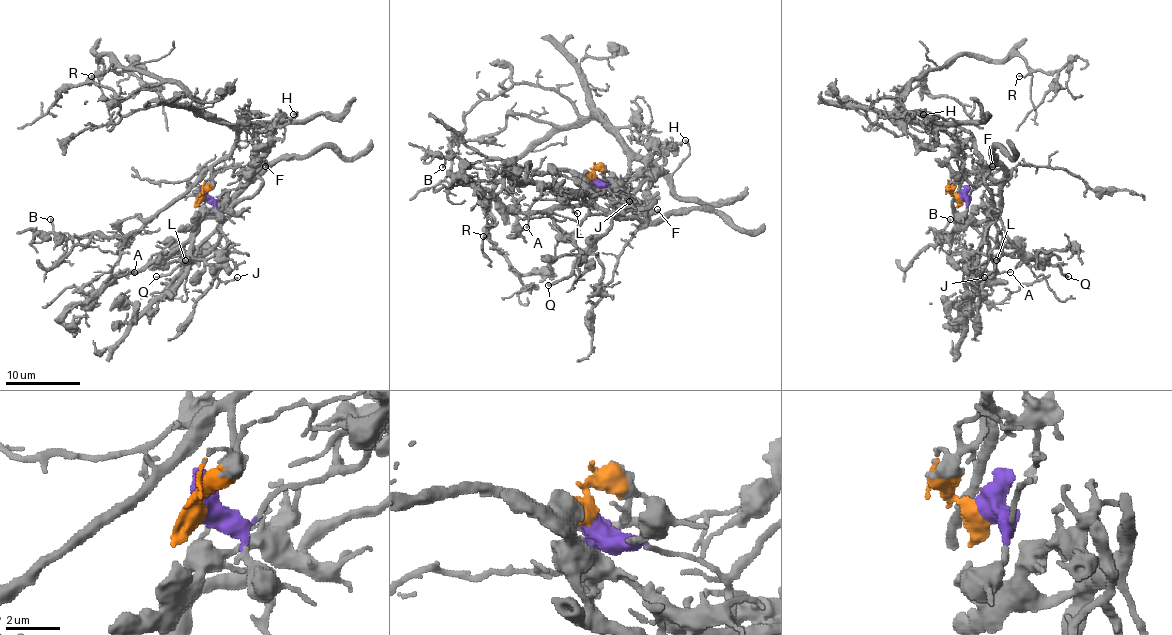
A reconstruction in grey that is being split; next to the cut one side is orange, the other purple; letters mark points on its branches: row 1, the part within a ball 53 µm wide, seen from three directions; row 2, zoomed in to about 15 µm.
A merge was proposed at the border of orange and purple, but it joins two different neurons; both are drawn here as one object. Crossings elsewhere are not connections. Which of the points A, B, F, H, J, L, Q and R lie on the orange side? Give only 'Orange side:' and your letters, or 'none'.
Orange side: B, H, R

